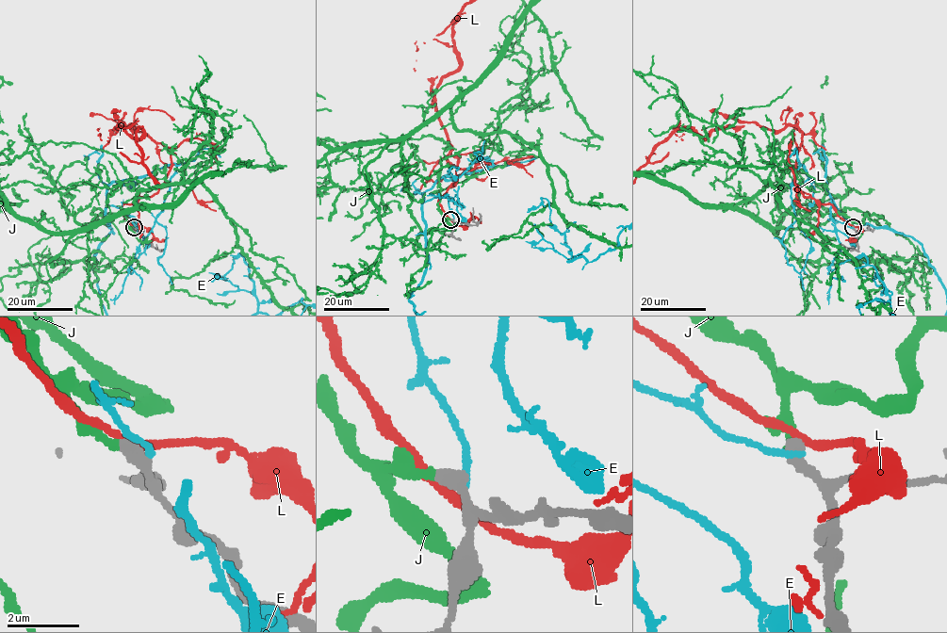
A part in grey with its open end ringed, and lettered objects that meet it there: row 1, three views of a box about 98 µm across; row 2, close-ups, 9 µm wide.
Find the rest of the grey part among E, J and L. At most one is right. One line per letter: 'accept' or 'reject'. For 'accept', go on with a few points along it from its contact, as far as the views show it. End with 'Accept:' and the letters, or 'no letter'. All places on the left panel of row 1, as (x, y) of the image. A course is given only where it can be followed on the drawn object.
E: reject
J: accept
L: reject
Accept: J

